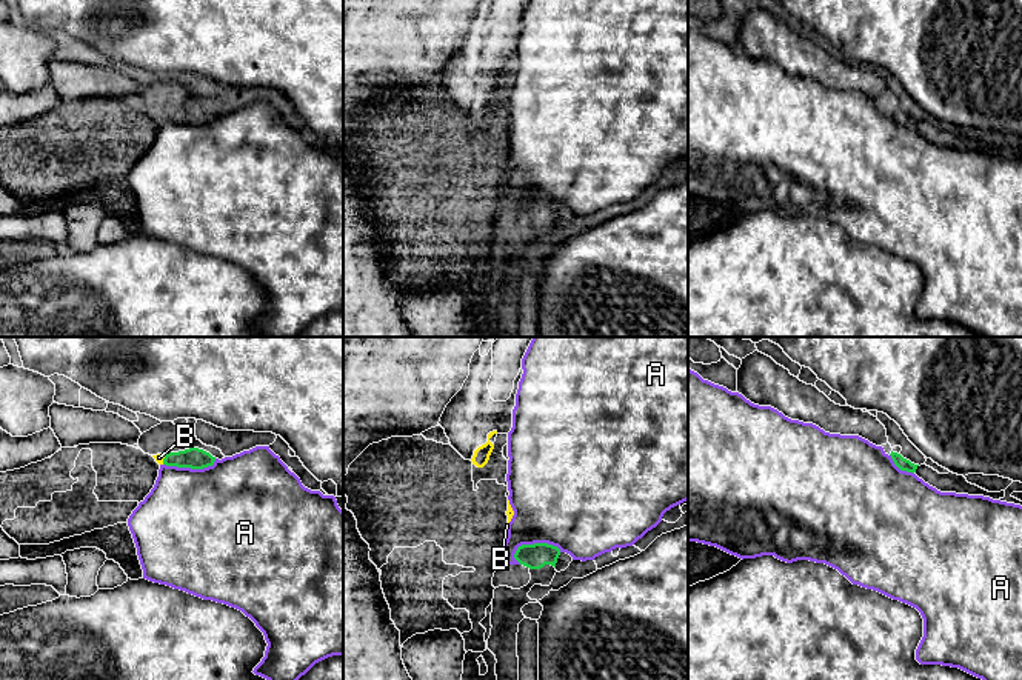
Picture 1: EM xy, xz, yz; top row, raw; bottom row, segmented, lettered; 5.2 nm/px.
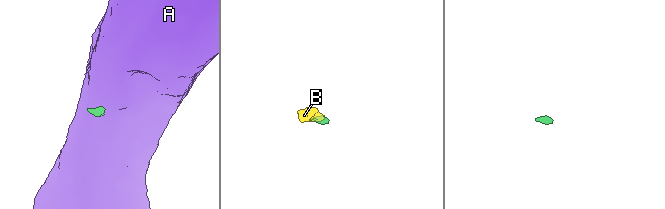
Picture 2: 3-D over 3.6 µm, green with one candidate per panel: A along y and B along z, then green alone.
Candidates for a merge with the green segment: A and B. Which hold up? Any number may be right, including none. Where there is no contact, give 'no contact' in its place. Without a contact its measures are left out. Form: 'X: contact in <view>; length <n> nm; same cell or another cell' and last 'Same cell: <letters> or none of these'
A: contact in xz; length 260 nm; another cell
B: contact in xy; length 60 nm; same cell
Same cell: B

